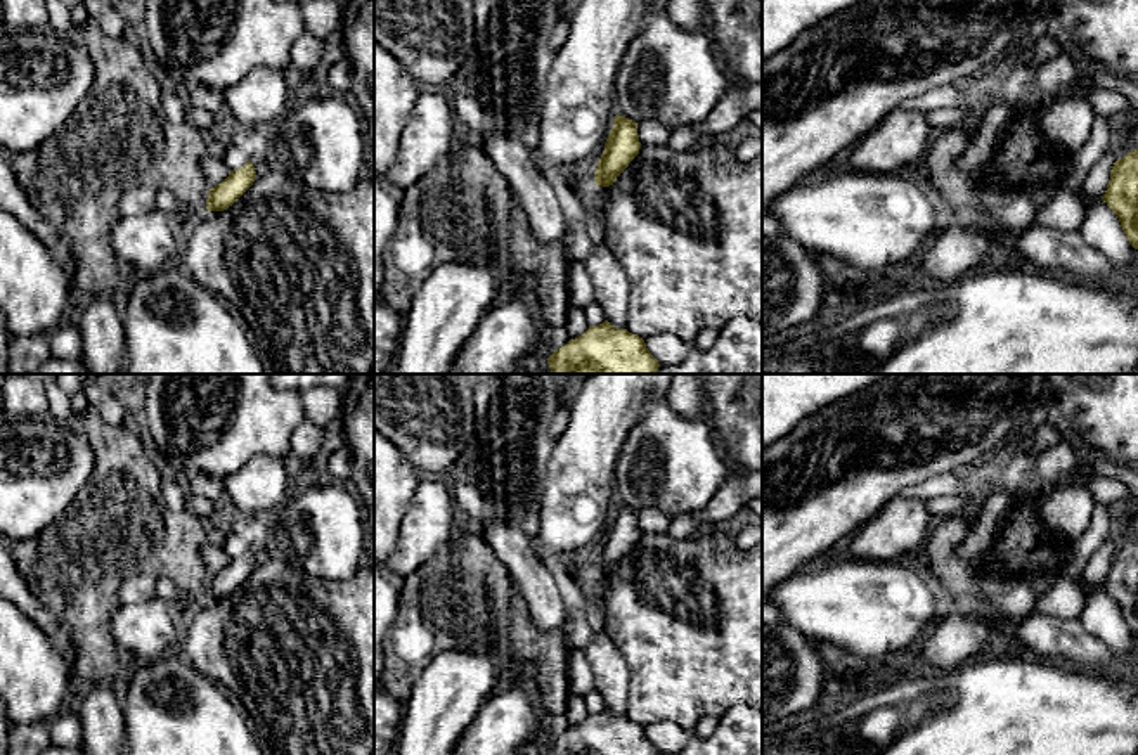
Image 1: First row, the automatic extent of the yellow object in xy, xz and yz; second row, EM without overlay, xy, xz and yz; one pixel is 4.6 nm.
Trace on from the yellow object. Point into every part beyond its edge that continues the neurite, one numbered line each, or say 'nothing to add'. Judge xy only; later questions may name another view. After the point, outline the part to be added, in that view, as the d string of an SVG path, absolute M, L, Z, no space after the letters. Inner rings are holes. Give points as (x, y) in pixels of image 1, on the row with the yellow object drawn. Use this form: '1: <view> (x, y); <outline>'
nothing to add

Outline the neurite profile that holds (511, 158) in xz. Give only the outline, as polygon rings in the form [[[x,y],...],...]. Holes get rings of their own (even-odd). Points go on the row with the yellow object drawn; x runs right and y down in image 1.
[[[508,132],[488,135],[480,145],[520,199],[535,239],[542,244],[561,241],[565,216],[553,185],[532,165],[532,151]]]

